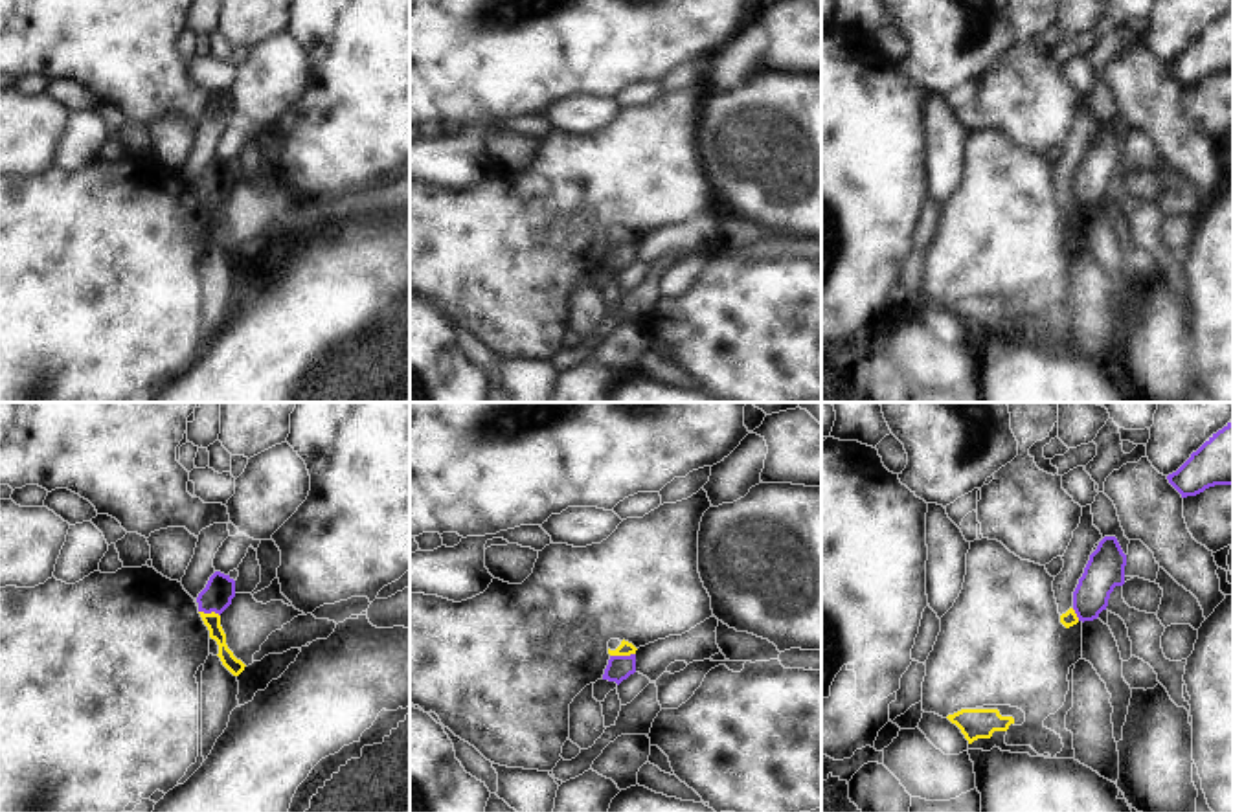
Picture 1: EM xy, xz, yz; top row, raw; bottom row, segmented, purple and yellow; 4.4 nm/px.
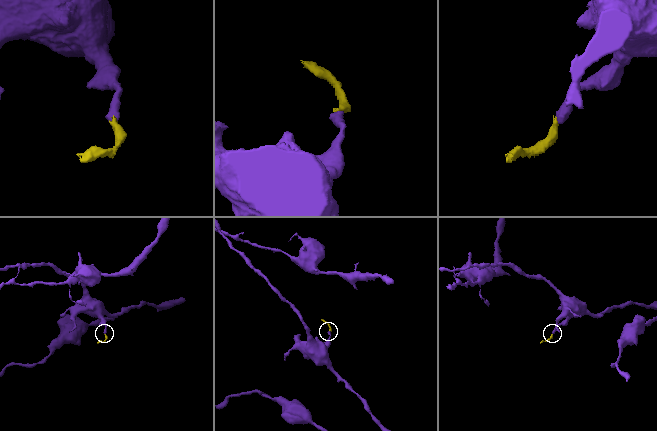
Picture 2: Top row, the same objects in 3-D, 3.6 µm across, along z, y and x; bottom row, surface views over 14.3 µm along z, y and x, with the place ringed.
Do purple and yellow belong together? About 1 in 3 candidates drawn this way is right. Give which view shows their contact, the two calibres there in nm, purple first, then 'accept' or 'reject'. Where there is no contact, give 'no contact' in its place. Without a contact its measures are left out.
contact in xz; calibres 110 and 60 nm; reject

